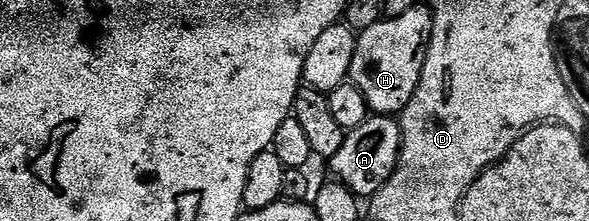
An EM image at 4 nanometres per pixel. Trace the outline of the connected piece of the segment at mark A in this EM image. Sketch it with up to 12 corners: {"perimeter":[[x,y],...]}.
{"perimeter":[[371,115],[329,157],[359,198],[392,178],[402,153],[395,117]]}

